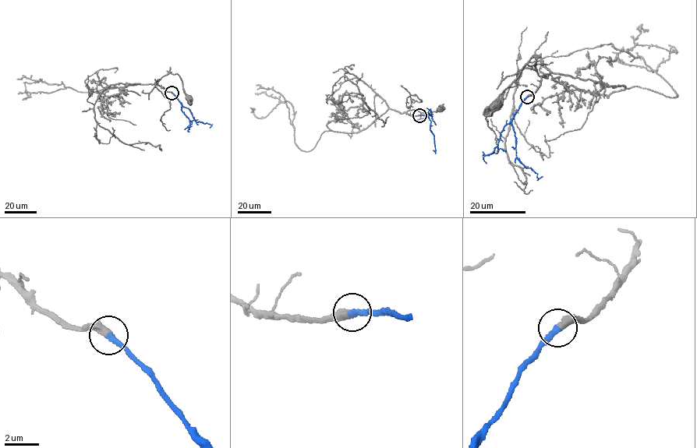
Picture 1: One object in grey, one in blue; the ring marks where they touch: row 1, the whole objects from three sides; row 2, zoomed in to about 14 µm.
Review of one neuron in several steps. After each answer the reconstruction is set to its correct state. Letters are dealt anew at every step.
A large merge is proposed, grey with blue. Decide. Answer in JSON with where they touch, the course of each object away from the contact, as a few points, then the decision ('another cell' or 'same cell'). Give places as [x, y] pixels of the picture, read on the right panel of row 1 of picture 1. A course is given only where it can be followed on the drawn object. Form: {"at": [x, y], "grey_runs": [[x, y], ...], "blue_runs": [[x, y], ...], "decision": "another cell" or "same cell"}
{"at": [527, 97], "grey_runs": [[527, 96], [536, 91], [541, 80], [535, 63], [523, 66], [518, 76], [500, 95], [497, 104]], "blue_runs": [[527, 96], [511, 121], [516, 154], [521, 164], [537, 173], [538, 178], [543, 177]], "decision": "same cell"}

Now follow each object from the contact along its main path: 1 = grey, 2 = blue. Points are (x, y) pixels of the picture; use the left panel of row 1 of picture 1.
1: (171, 93), (164, 90), (157, 83), (164, 75), (177, 73), (189, 97)
2: (171, 93), (183, 106), (189, 109), (195, 121), (210, 126), (212, 124)

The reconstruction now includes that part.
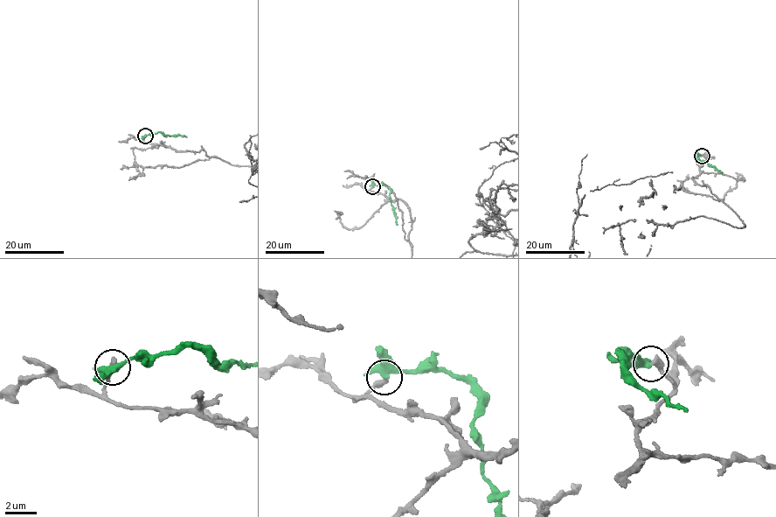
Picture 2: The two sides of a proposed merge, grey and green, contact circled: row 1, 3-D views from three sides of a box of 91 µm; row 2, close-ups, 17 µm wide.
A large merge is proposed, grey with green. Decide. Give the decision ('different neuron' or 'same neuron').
different neuron

